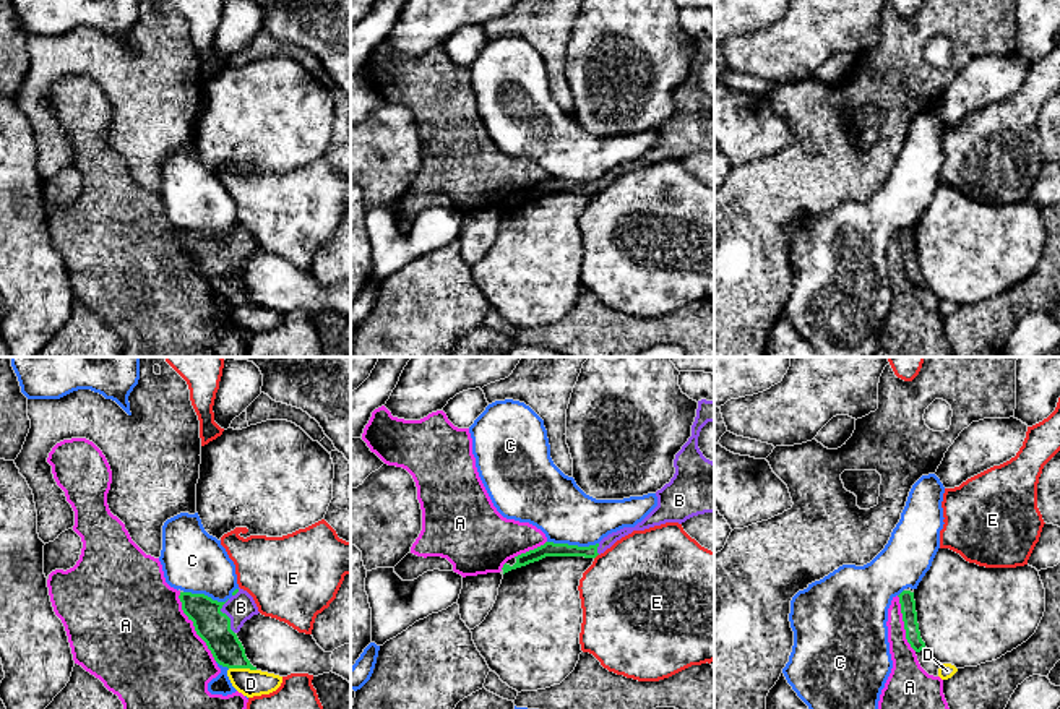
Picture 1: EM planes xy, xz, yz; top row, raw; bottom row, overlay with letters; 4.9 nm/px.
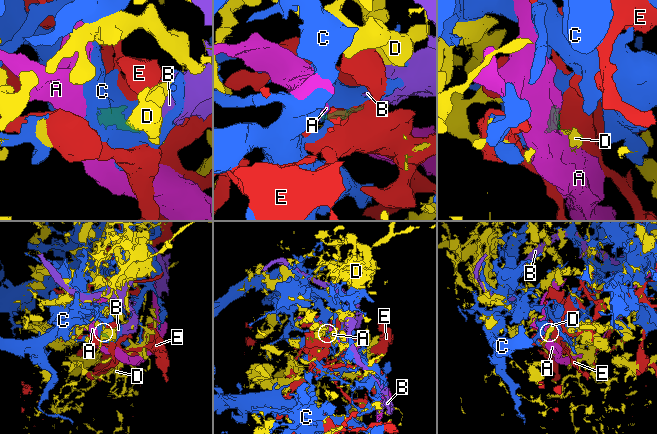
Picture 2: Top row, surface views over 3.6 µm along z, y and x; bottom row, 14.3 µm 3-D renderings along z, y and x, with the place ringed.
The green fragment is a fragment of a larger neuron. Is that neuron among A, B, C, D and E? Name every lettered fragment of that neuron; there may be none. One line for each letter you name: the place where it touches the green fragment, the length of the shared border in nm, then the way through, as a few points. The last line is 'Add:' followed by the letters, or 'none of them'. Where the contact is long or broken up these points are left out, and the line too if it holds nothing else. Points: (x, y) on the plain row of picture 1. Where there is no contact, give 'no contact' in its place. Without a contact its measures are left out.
B: contact xy (228, 253); length 180 nm; way xy (211, 262), (228, 253), (241, 244)
Add: B

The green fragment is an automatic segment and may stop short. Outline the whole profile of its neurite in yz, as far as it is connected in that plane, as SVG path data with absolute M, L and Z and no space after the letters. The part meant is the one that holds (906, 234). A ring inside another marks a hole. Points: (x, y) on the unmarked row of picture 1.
M903 227L898 234L901 240L901 250L903 250L907 279L916 287L920 303L929 312L938 313L940 299L933 295L933 292L929 289L929 286L925 284L925 279L920 274L914 229Z

